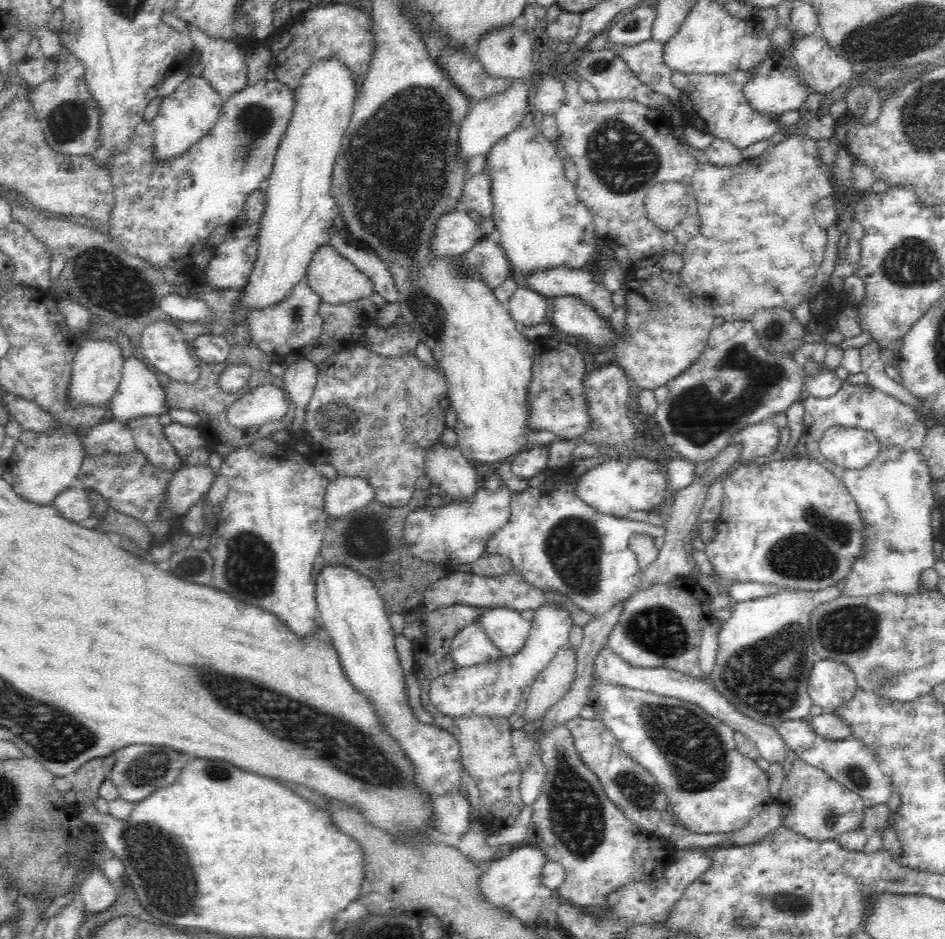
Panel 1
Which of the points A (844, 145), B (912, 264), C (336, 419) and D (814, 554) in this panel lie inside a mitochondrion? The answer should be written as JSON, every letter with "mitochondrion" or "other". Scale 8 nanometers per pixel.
{"A":"other","B":"mitochondrion","C":"mitochondrion","D":"mitochondrion"}

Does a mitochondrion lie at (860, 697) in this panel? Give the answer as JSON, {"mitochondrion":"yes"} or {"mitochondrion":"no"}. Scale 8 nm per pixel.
{"mitochondrion":"no"}

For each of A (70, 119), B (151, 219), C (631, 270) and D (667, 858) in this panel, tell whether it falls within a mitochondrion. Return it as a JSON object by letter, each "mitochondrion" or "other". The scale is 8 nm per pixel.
{"A":"mitochondrion","B":"other","C":"other","D":"other"}

